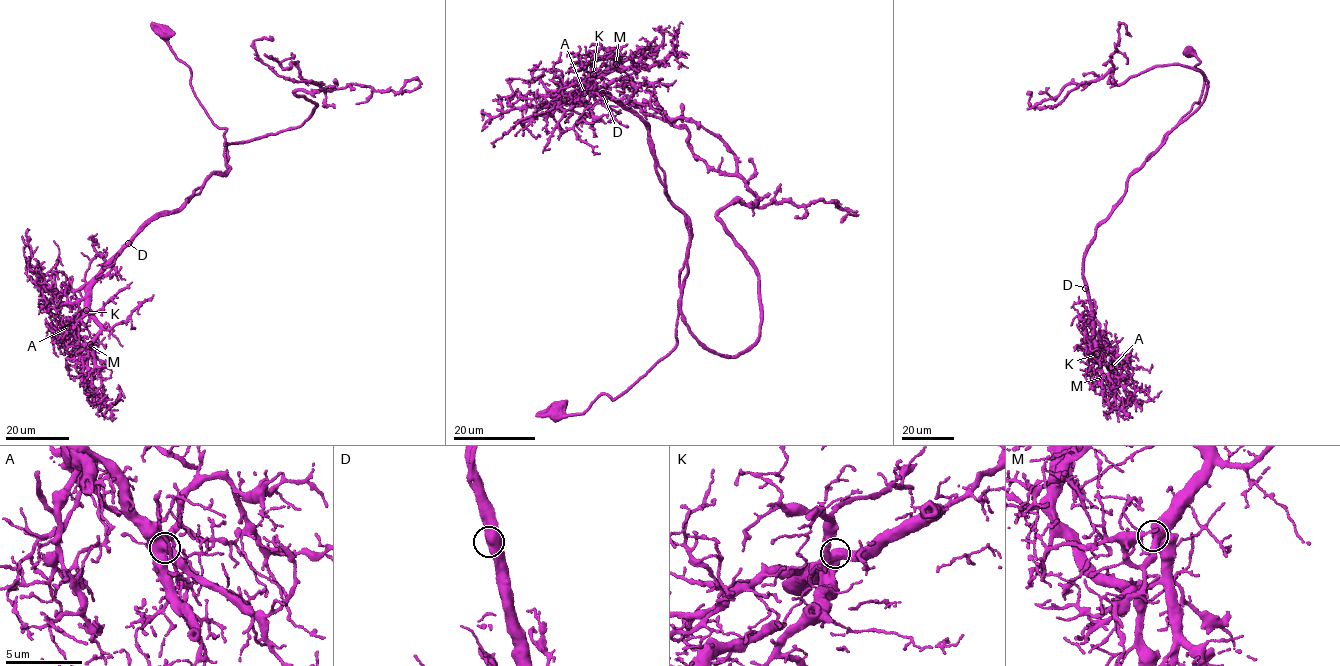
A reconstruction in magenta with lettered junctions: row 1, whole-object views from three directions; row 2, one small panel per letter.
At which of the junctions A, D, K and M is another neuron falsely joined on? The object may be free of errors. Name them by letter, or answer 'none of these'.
none of these

